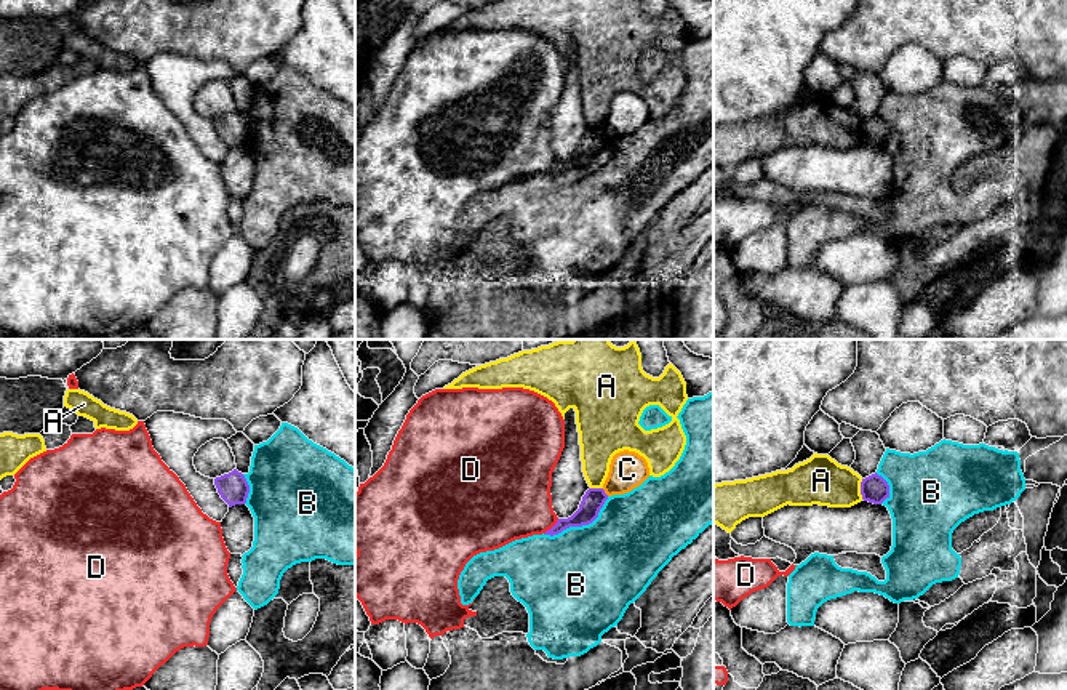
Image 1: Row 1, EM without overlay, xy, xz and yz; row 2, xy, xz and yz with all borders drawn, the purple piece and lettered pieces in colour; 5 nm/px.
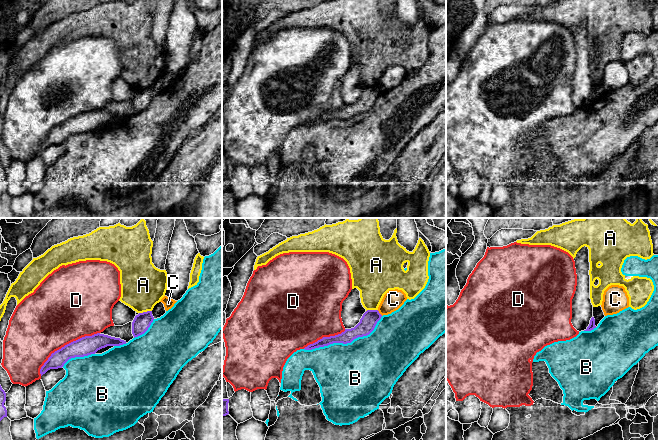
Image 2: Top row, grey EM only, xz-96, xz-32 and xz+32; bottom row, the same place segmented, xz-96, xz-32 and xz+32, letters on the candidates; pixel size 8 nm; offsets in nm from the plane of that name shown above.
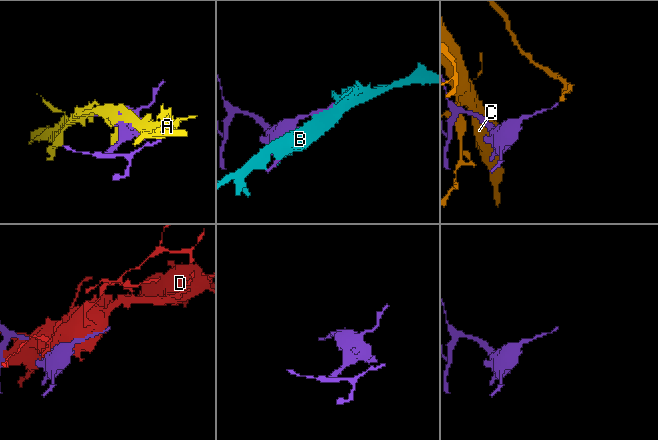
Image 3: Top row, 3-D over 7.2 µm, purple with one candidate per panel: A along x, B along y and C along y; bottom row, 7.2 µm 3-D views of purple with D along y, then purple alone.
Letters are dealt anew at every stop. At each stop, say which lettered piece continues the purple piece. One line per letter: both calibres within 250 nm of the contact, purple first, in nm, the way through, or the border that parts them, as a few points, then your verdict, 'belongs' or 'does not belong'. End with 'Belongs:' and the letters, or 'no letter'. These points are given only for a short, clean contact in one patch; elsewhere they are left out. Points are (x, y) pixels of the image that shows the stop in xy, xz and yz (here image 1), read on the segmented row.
A: 140 nm thick on the purple side, 240 nm on the other; does not belong
B: 110 nm thick on the purple side, 500 nm on the other; does not belong
C: 110 nm thick on the purple side, 190 nm on the other; border along xz (602, 489), (608, 495); does not belong
D: 110 nm thick on the purple side, 400 nm on the other; does not belong
Belongs: no letter

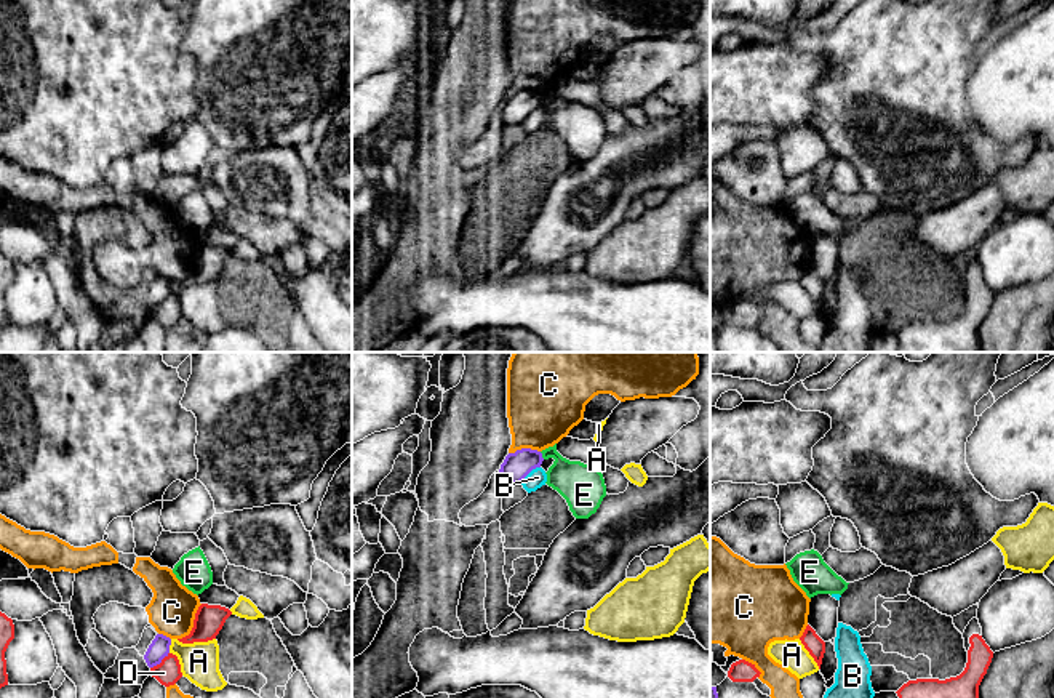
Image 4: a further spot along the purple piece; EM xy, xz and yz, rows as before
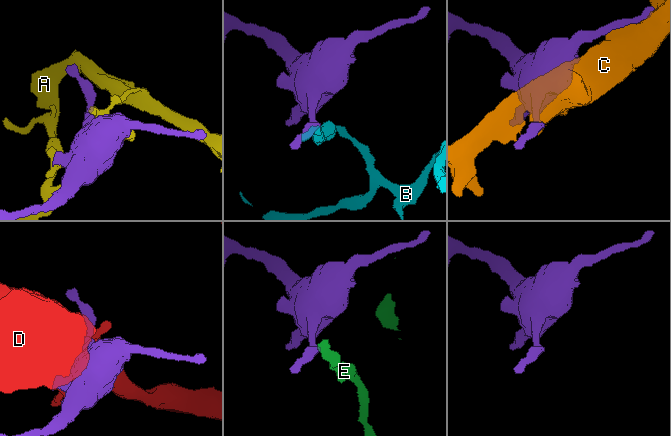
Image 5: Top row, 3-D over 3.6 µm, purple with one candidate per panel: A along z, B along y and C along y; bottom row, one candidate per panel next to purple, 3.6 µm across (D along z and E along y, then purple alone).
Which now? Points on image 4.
A: 100 nm thick on the purple side, 190 nm on the other; border along xy (171, 639), (168, 652); does not belong
B: 140 nm thick on the purple side, 90 nm on the other; does not belong
C: 140 nm thick on the purple side, 380 nm on the other; does not belong
D: 100 nm thick on the purple side, 120 nm on the other; border along xy (168, 652), (151, 668); does not belong
E: 140 nm thick on the purple side, 220 nm on the other; border along xz (539, 452), (544, 458); does not belong
Belongs: no letter

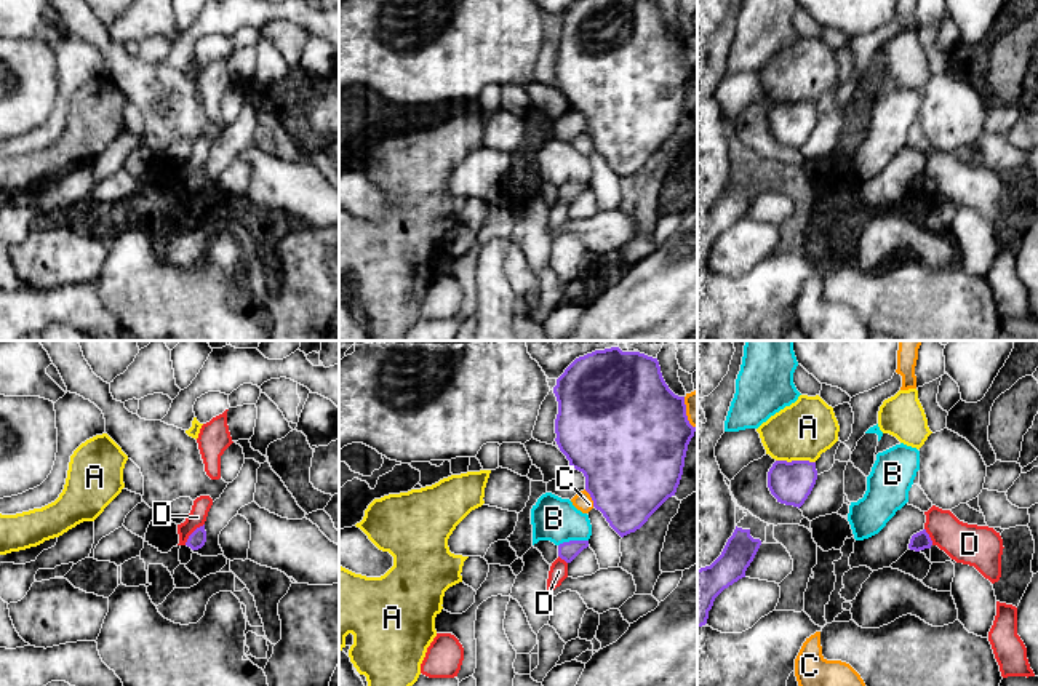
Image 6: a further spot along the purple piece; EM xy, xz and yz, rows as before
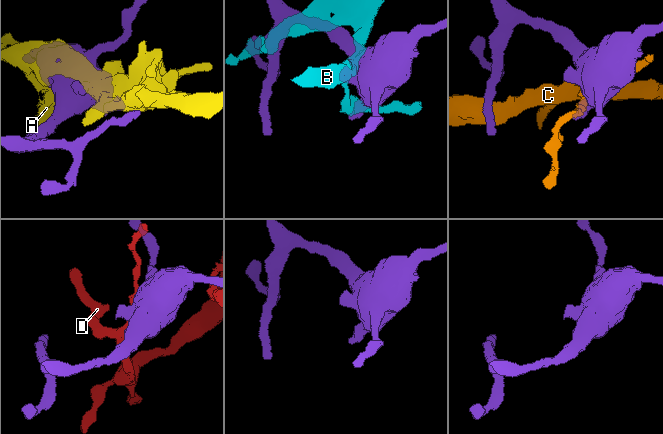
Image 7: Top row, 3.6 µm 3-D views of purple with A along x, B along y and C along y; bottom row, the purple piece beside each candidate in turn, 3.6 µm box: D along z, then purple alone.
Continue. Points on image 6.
A: 220 nm thick on the purple side, 300 nm on the other; does not belong
B: 100 nm thick on the purple side, 220 nm on the other; does not belong
C: 480 nm thick on the purple side, 90 nm on the other; does not belong
D: 90 nm thick on the purple side, 90 nm on the other; border along xy (203, 523), (184, 544); does not belong
Belongs: no letter

